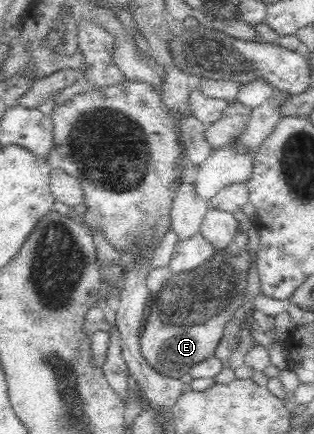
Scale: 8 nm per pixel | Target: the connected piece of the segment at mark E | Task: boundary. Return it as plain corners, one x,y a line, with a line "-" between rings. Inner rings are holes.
244,252
242,256
220,256
215,253
206,264
194,270
173,273
163,288
152,295
139,336
140,353
150,367
170,378
180,379
188,373
192,378
215,378
223,366
213,352
225,325
236,315
236,308
244,304
249,259
254,261
255,255

